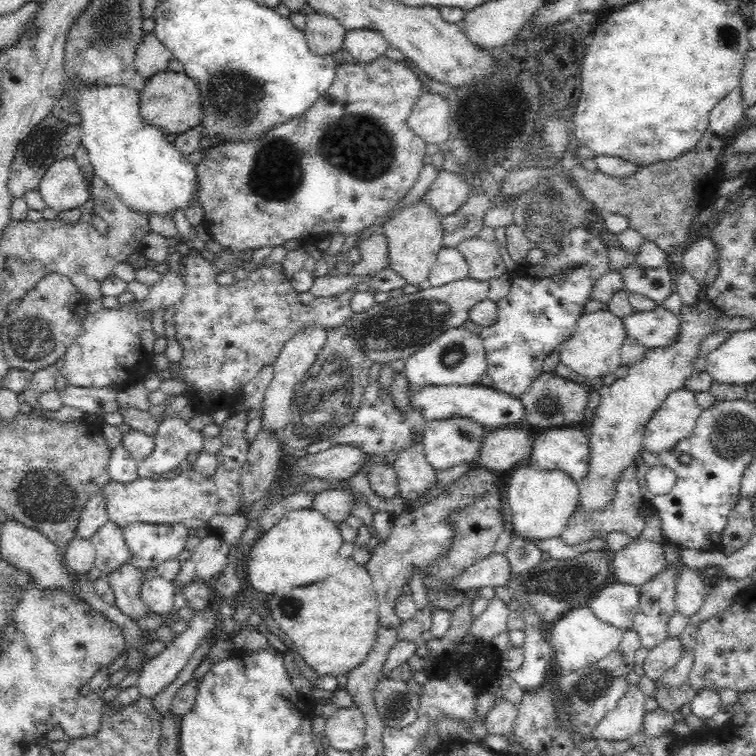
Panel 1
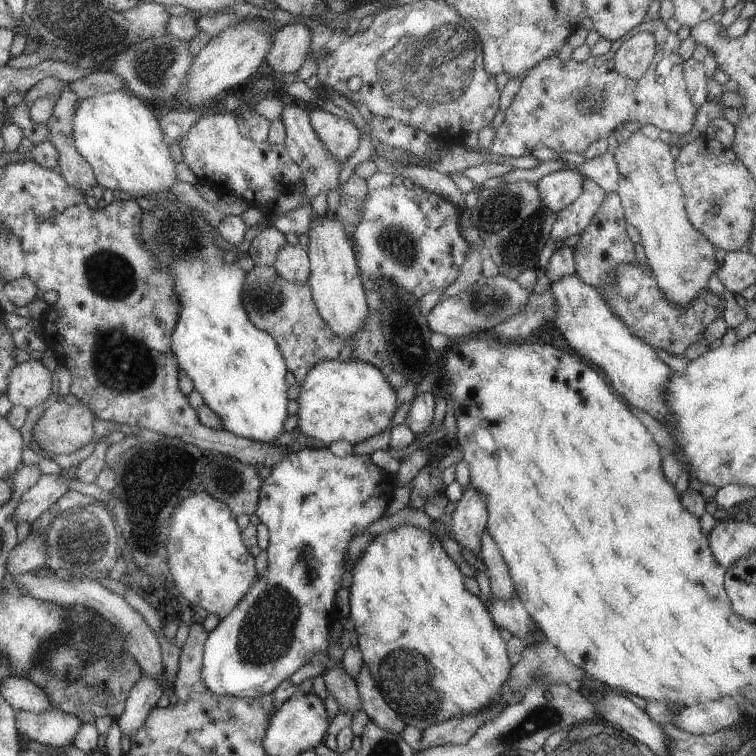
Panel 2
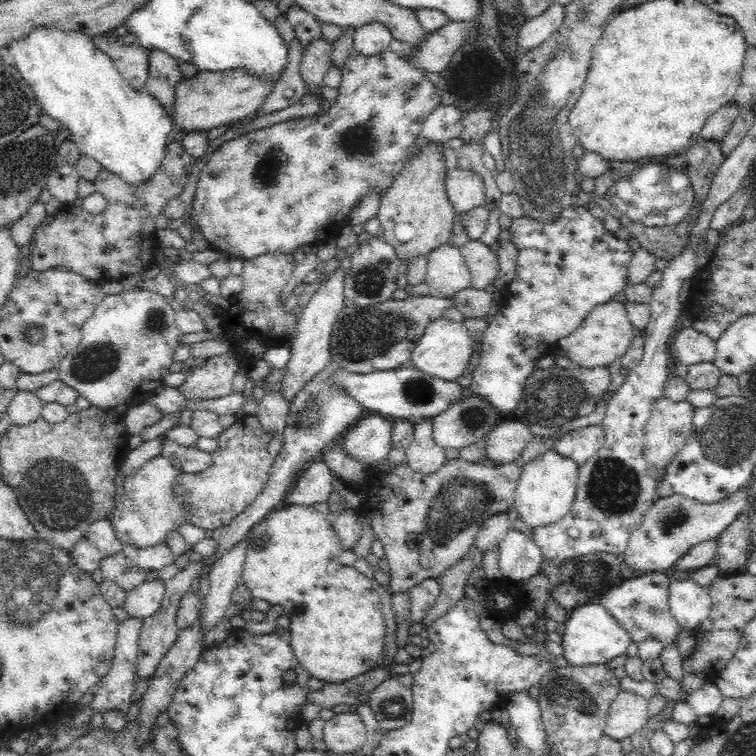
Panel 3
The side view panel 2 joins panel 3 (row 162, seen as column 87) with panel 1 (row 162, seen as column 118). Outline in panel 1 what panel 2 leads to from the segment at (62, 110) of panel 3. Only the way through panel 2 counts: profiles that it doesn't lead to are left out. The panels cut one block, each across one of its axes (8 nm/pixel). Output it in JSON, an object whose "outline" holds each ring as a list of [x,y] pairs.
{"outline":[[[68,86],[70,96],[76,100],[78,112],[82,116],[82,146],[88,150],[93,174],[99,176],[112,189],[126,208],[136,212],[146,212],[148,216],[172,216],[180,209],[186,210],[193,202],[198,202],[197,168],[178,154],[173,143],[166,141],[164,129],[152,124],[144,124],[140,119],[139,91],[129,86],[112,88],[89,88],[89,86]]]}

